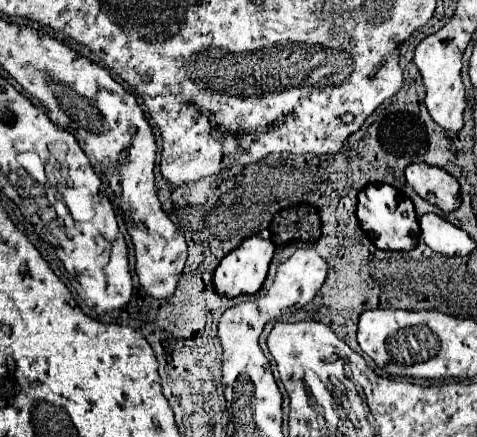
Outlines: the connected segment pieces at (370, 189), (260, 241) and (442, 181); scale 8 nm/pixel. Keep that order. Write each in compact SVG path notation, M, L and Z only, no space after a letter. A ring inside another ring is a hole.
M370 184L358 194L358 222L368 240L380 250L412 250L420 240L420 226L412 202L388 184Z
M262 230L246 240L242 240L242 244L238 248L234 248L234 252L230 252L216 268L214 272L214 288L216 292L220 292L222 296L240 296L240 294L256 294L268 274L268 266L272 262L274 256L274 244L270 238L270 230Z
M410 164L404 174L414 192L418 192L422 200L438 206L442 212L452 212L460 206L460 186L442 168L428 164Z

